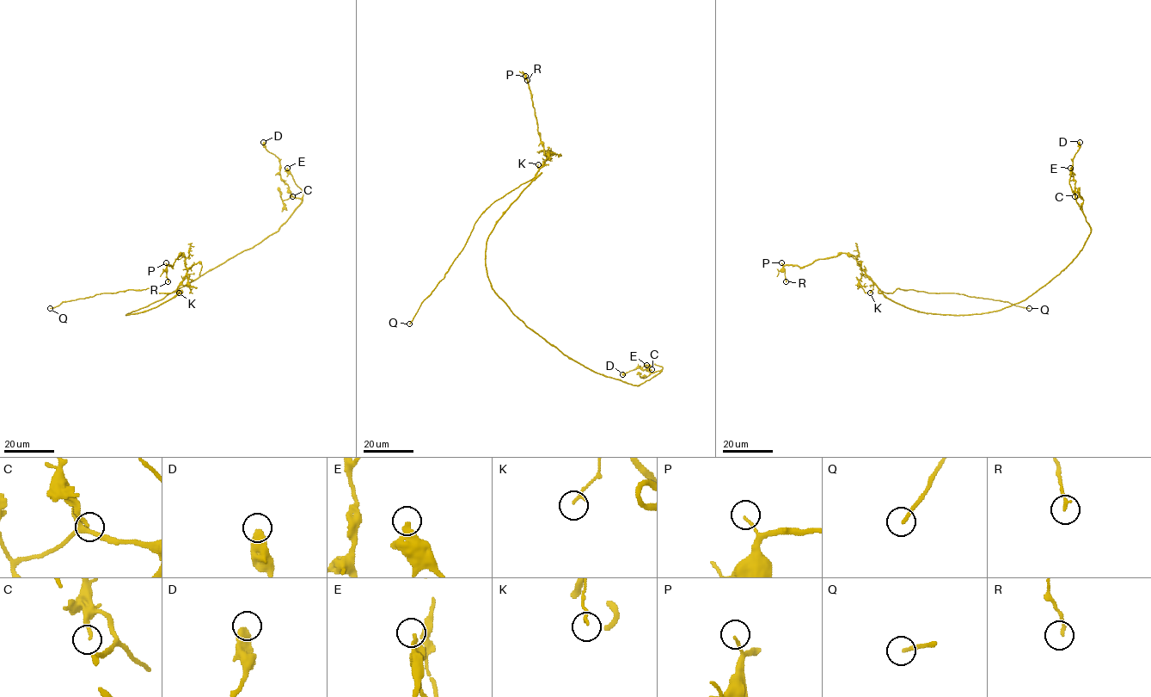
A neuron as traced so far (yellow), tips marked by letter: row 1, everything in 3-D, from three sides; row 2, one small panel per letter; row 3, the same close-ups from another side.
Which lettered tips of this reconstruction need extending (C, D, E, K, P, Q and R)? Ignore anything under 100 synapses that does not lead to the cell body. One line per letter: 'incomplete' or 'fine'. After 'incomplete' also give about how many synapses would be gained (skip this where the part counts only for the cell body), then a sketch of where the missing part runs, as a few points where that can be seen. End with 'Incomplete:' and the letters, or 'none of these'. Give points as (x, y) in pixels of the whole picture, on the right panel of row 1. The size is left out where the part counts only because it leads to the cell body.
C: fine
D: fine
E: fine
K: fine
P: fine
Q: incomplete | (1029, 308), (1078, 317), (1098, 317), (1105, 311)
R: fine
Incomplete: Q

